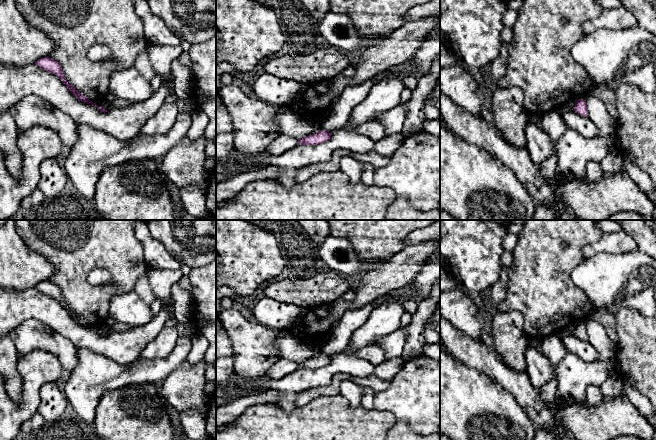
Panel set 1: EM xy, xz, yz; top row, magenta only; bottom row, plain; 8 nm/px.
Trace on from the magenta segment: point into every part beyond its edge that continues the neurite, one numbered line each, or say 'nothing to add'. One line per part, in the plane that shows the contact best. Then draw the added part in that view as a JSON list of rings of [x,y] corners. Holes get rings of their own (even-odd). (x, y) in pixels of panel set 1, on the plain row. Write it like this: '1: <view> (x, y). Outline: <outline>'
nothing to add

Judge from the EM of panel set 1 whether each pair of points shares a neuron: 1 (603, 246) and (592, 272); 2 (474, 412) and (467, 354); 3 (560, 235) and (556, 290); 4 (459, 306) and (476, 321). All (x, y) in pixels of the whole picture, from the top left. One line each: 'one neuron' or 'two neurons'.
1: two neurons
2: two neurons
3: one neuron
4: one neuron

